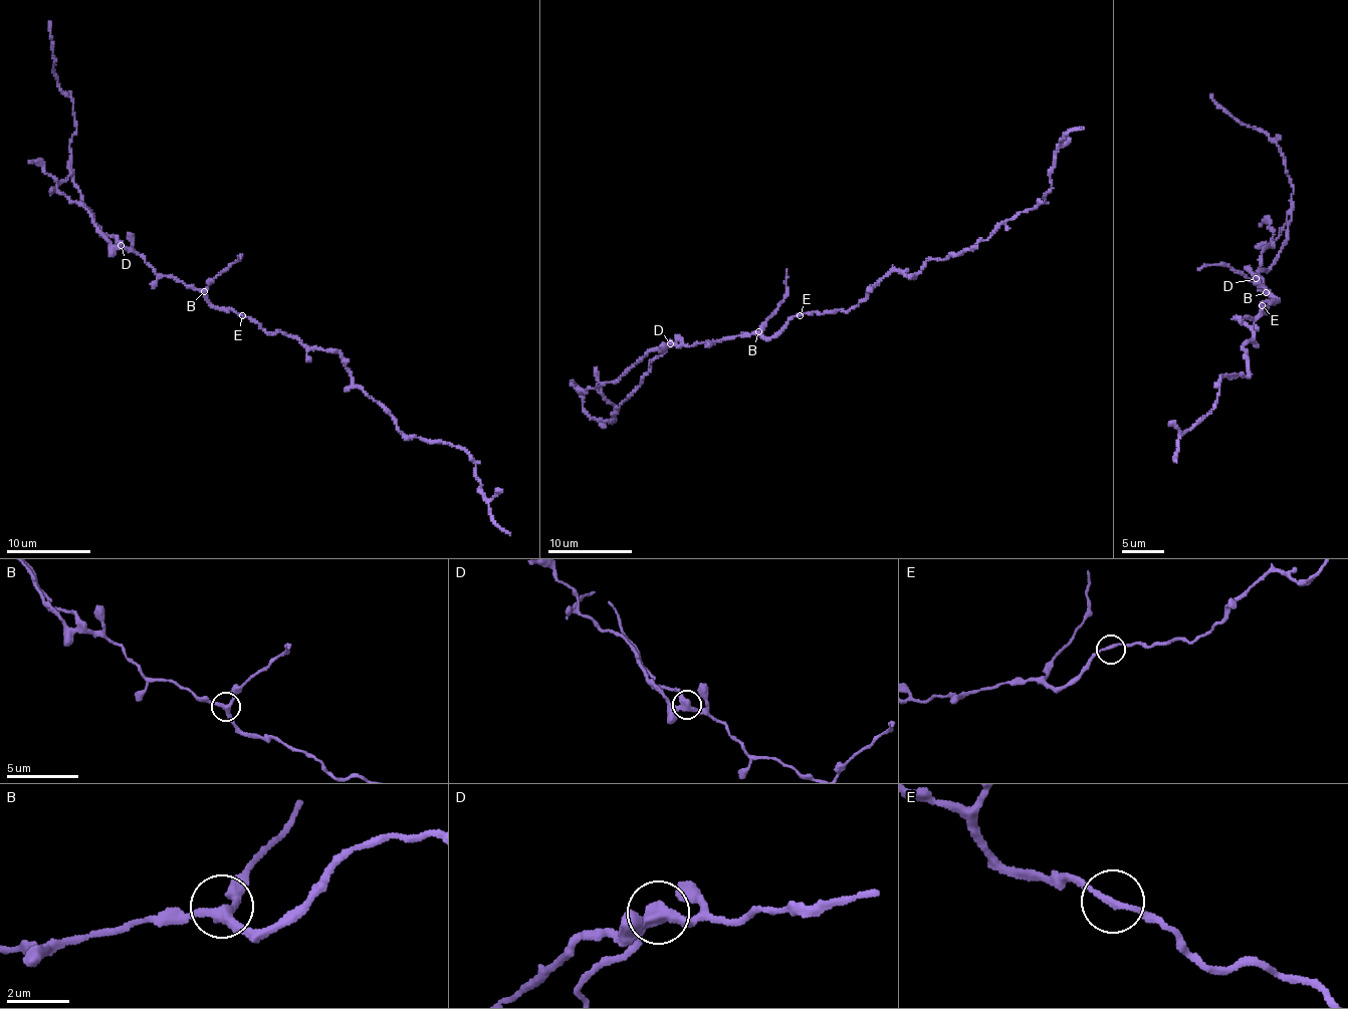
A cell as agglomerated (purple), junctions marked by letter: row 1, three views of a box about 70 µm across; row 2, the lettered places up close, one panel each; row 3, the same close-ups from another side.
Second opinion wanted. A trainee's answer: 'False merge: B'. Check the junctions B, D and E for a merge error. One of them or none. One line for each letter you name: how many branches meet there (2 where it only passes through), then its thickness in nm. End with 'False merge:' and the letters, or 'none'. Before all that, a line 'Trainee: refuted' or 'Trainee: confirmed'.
Trainee: refuted
D: 3 branches meet; 360 nm thick
False merge: D

